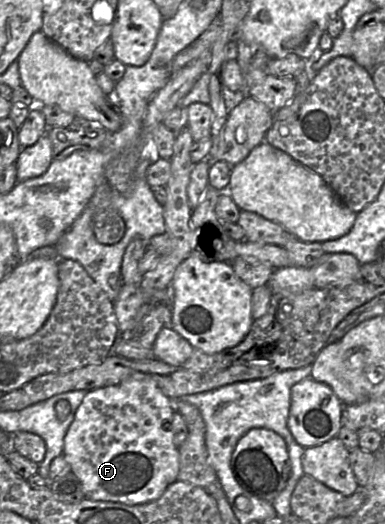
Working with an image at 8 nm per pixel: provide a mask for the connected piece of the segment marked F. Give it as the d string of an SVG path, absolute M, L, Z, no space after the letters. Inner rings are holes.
M127 379L117 385L87 391L65 435L62 453L67 463L71 466L71 472L80 480L86 499L91 501L115 502L128 506L141 505L158 500L167 488L177 481L179 472L179 450L174 444L171 424L174 413L173 400L161 391L154 381L149 379Z

